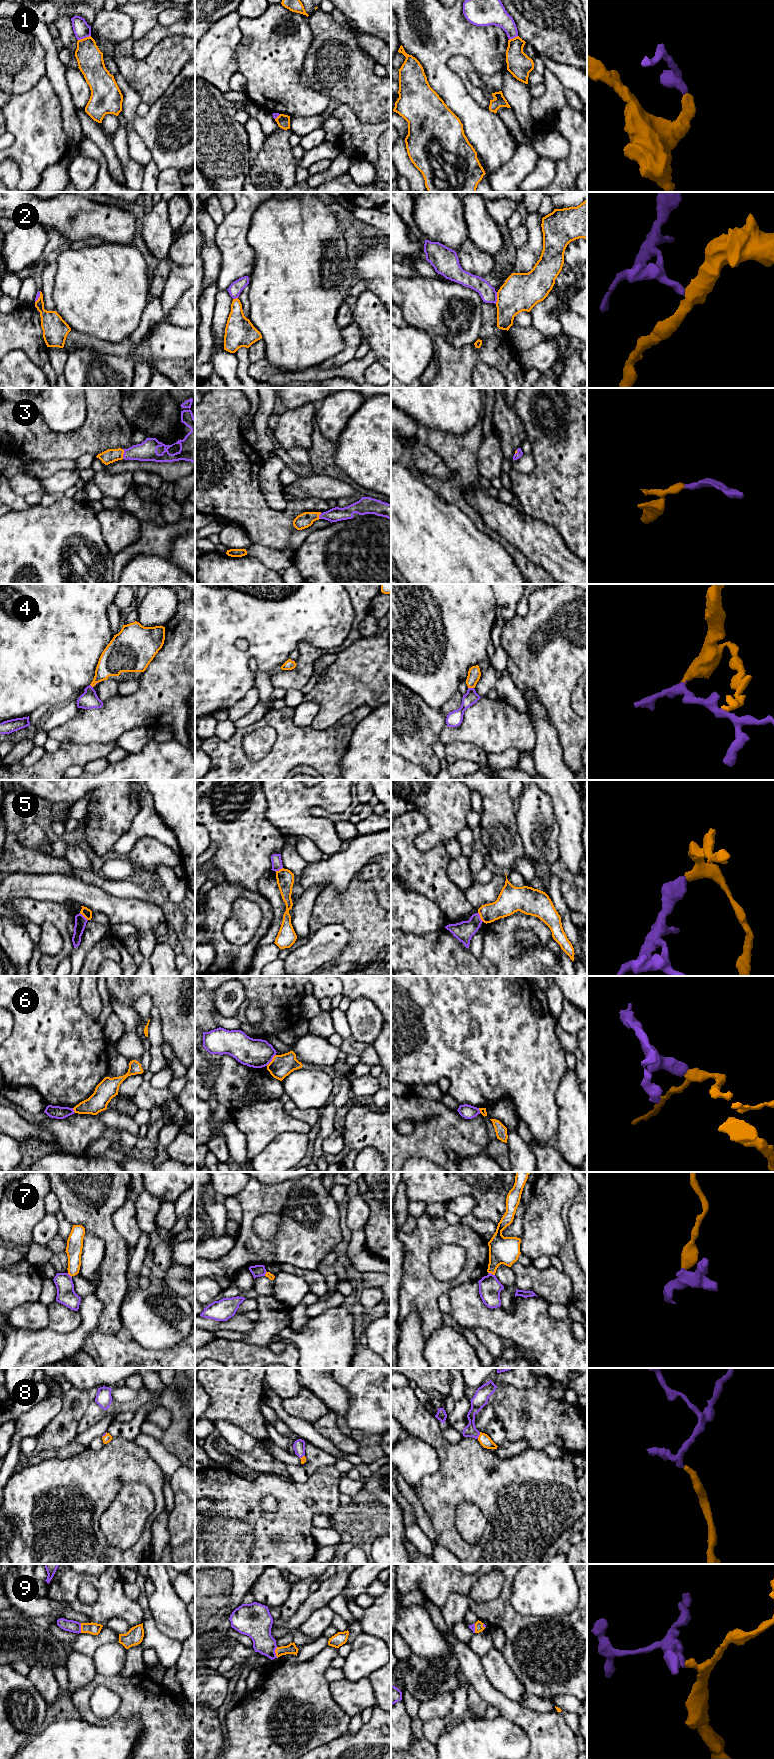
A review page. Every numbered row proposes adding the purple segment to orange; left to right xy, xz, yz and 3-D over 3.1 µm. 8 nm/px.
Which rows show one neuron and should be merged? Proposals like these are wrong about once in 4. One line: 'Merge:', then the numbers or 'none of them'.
Merge: 3, 4, 8, 9

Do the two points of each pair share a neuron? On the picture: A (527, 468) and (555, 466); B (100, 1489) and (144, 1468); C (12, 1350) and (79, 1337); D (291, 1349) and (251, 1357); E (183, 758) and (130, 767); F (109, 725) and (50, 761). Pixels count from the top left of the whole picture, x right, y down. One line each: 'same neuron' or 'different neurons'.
A: different neurons
B: same neuron
C: same neuron
D: same neuron
E: same neuron
F: different neurons

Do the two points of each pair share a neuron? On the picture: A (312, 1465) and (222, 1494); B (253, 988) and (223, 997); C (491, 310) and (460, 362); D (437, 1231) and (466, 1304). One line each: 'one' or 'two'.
A: two
B: two
C: one
D: two

